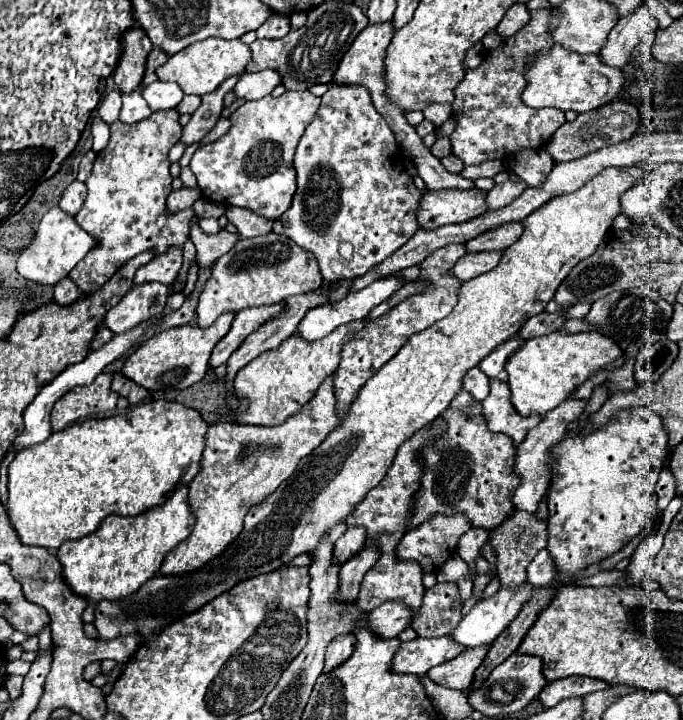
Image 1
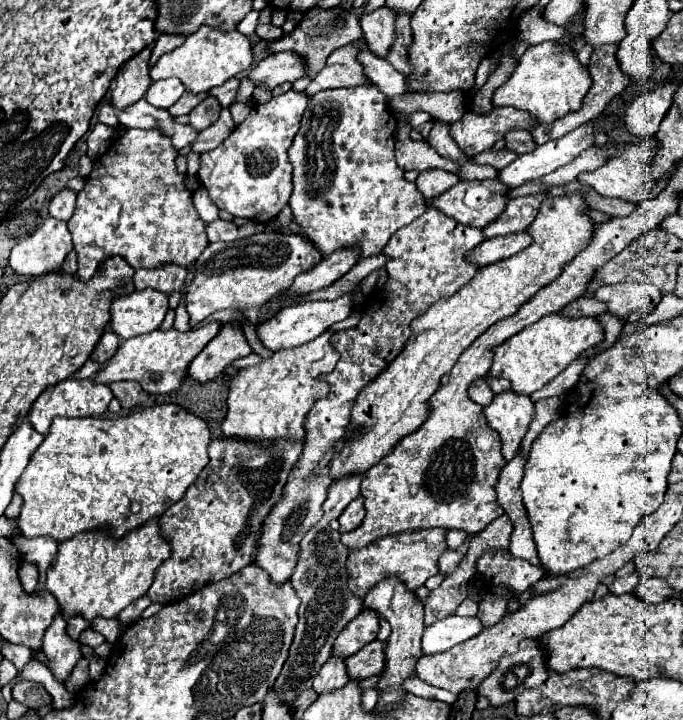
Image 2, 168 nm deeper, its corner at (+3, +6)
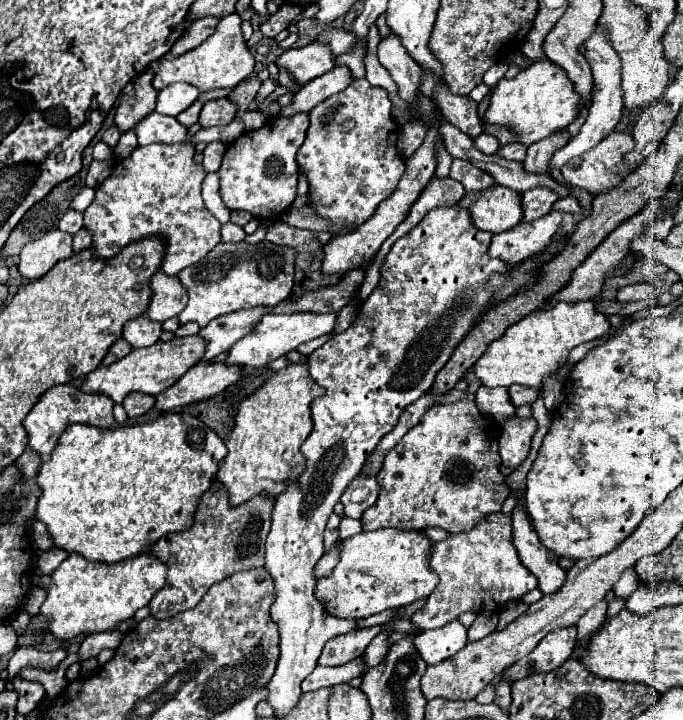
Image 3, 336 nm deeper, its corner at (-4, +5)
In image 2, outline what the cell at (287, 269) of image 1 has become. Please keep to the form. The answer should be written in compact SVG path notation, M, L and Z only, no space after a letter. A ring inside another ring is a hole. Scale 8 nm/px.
M261 232L235 242L215 242L193 262L193 280L185 294L185 308L191 316L191 326L201 324L217 310L241 310L265 304L269 298L291 288L299 272L309 270L321 260L321 252L297 234Z

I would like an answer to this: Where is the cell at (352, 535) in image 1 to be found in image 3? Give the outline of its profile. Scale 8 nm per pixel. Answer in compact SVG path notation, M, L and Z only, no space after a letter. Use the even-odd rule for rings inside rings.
M354 477L344 495L340 497L344 505L344 515L360 519L362 513L372 507L378 499L378 483L374 477Z

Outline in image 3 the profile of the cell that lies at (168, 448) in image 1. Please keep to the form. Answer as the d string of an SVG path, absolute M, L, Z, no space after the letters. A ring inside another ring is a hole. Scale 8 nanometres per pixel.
M166 413L150 423L142 423L142 425L118 425L112 429L96 429L92 425L68 425L68 429L62 433L60 441L56 443L56 449L52 451L52 455L40 465L38 471L38 487L42 491L38 505L36 505L36 519L42 521L48 527L48 533L54 541L56 547L66 549L68 553L80 553L84 555L88 561L106 561L106 563L116 563L128 557L134 557L142 551L148 551L162 535L166 533L174 533L174 531L184 531L192 525L192 515L196 509L196 503L200 499L200 495L210 487L212 477L218 471L218 463L222 461L222 457L226 455L226 445L224 441L202 421L198 421L196 417L188 415L188 413Z

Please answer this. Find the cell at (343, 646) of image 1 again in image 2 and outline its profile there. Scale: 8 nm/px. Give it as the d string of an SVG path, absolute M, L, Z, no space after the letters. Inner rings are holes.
M331 658L331 660L327 660L327 664L321 668L321 672L315 676L313 690L315 690L317 694L325 694L325 692L343 688L347 682L349 682L349 680L347 680L347 676L345 676L345 664L343 664L343 660Z

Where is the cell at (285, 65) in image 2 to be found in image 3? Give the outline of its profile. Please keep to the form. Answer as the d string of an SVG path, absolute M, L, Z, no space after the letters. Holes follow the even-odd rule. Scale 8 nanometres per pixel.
M306 45L300 49L288 49L274 63L276 67L286 69L290 77L300 85L320 77L334 67L328 45Z

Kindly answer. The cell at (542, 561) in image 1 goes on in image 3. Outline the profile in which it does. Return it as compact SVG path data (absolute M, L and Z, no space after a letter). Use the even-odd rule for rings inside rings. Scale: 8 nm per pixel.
M502 513L486 517L468 533L452 533L446 541L434 543L430 567L440 575L440 583L430 593L424 607L410 617L422 631L446 625L464 611L494 611L496 605L522 599L536 587L536 577L520 563L512 545L512 521Z

